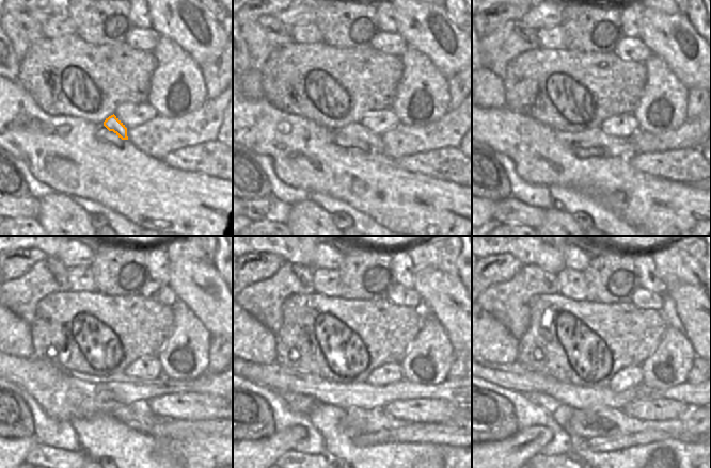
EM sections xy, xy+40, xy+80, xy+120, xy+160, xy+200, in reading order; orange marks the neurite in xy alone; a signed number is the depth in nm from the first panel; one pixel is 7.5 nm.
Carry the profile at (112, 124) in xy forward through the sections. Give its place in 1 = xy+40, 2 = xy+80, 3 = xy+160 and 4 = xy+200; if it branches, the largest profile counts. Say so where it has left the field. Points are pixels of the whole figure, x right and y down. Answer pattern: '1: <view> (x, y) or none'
1: xy+40 (357, 130)
2: xy+80 (594, 142)
3: xy+160 (280, 378)
4: xy+200 (515, 376)

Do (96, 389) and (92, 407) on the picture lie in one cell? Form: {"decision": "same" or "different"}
{"decision": "different"}

